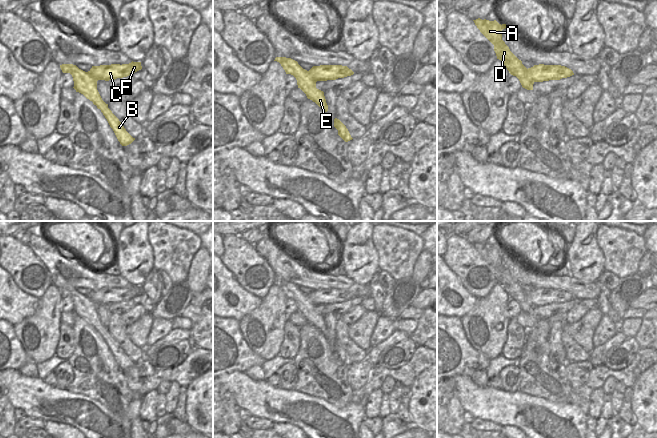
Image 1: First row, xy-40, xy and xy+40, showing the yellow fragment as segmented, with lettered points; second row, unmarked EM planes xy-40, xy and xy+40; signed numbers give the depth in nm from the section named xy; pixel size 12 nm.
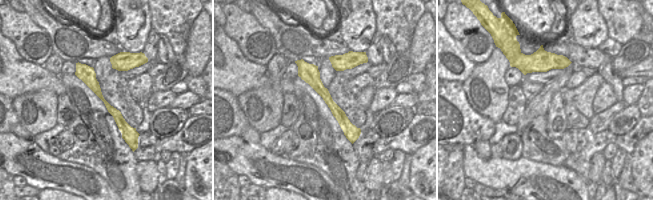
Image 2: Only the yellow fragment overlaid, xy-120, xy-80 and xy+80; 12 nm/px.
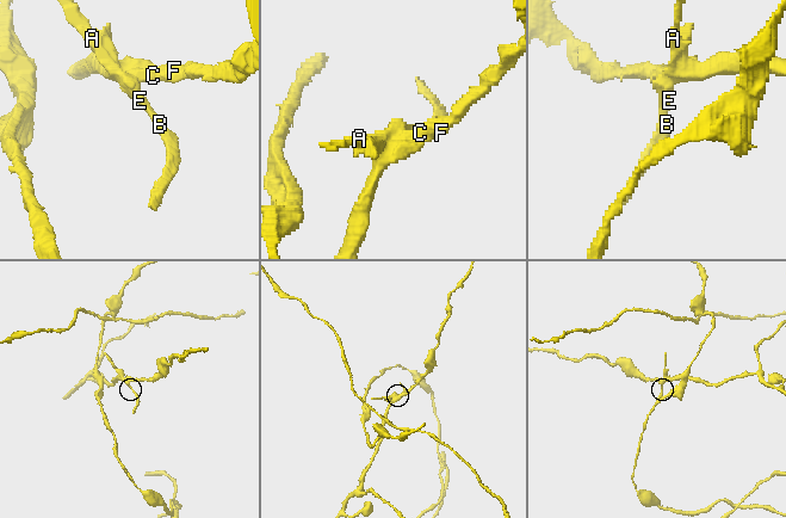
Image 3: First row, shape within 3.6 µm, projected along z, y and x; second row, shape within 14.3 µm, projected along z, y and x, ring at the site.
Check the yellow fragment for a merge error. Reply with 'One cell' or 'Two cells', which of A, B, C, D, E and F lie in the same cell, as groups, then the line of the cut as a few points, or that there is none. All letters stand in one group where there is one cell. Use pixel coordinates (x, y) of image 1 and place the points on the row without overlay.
Two cells. Groups: A B D E / C F. Split along xy+40 (527, 293), (528, 300), (534, 305).

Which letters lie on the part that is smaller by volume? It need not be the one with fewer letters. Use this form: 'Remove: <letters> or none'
Remove: A, B, D, E

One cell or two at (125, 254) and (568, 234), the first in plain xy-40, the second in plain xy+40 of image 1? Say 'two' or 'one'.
two

